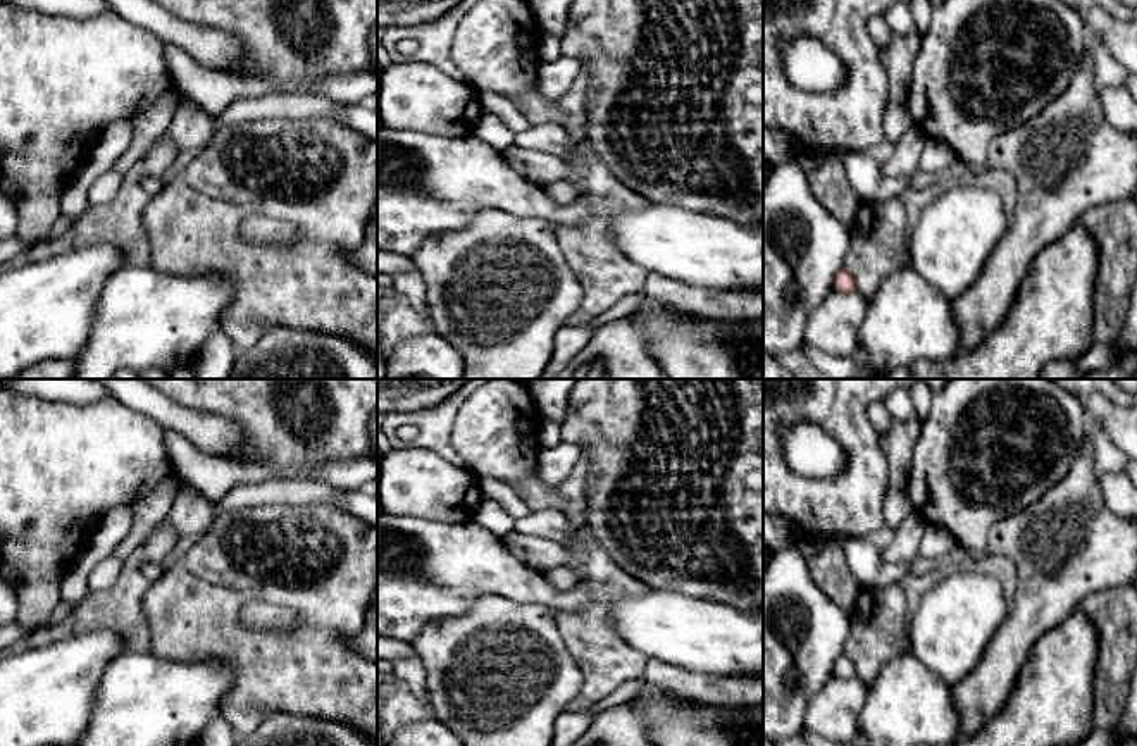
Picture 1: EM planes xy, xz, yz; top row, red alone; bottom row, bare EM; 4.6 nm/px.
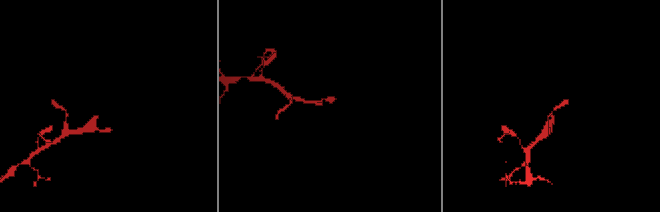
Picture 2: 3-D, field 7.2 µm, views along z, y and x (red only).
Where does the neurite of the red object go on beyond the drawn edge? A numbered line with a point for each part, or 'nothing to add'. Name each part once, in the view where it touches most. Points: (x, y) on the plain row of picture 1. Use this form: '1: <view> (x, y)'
1: yz (908, 536)

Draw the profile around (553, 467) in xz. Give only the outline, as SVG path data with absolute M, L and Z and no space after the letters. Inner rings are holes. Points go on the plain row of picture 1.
M560 443L555 448L543 448L537 455L536 482L546 488L562 486L581 457L572 443Z

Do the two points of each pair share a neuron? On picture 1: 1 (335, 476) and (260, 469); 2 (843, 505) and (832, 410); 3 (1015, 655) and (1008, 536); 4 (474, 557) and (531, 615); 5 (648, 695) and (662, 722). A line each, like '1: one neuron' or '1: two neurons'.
1: one neuron
2: one neuron
3: one neuron
4: two neurons
5: one neuron

